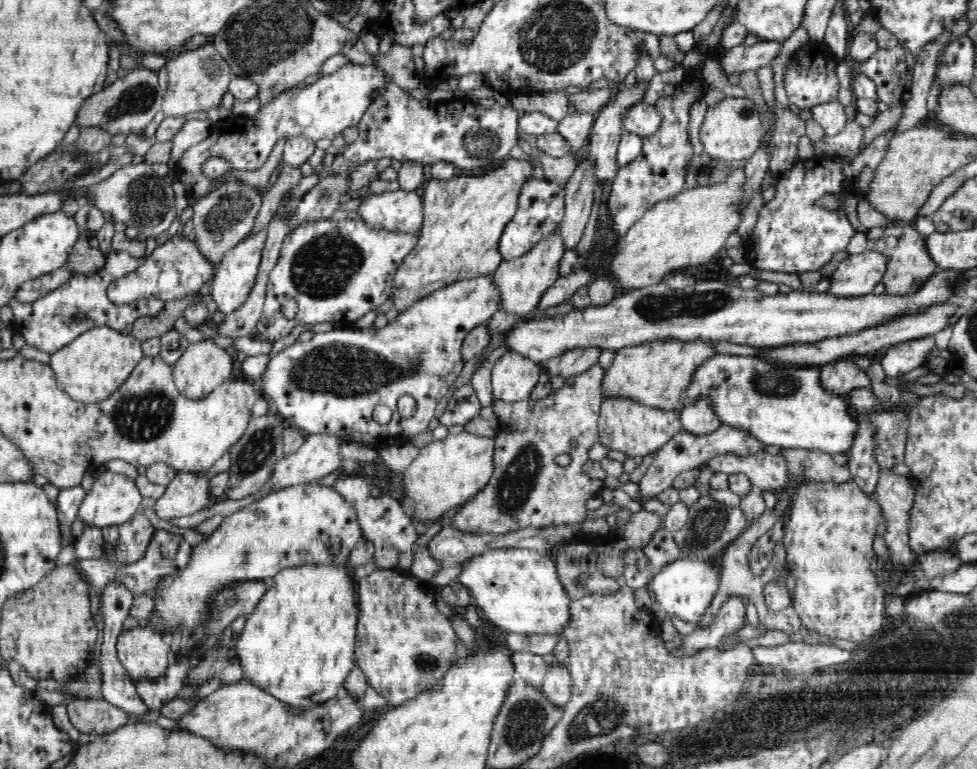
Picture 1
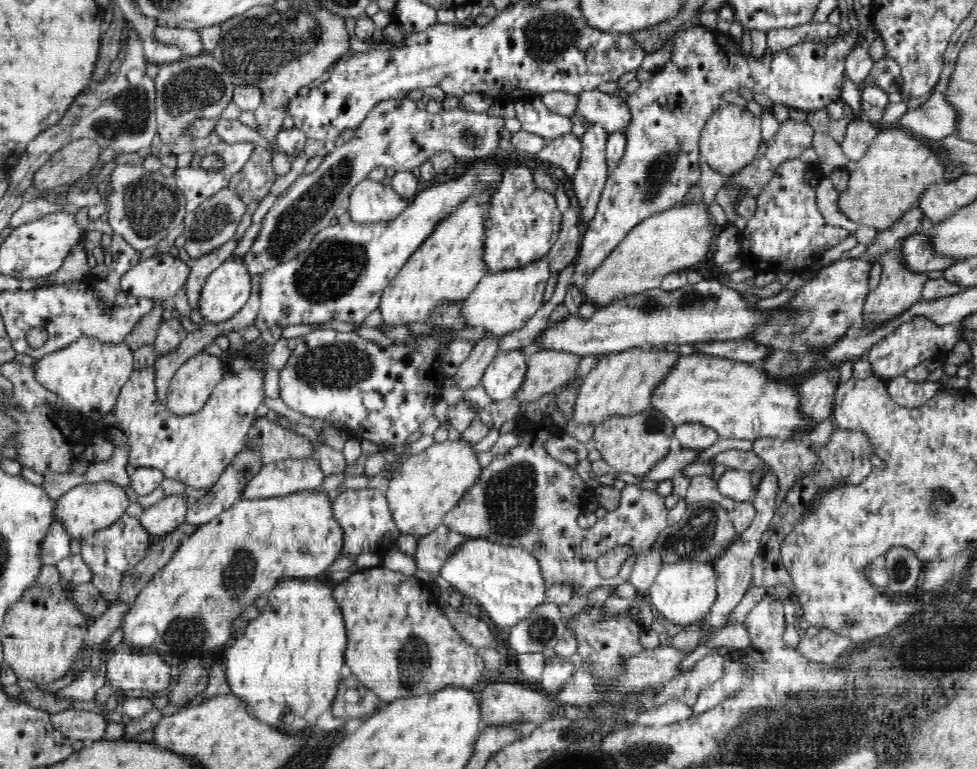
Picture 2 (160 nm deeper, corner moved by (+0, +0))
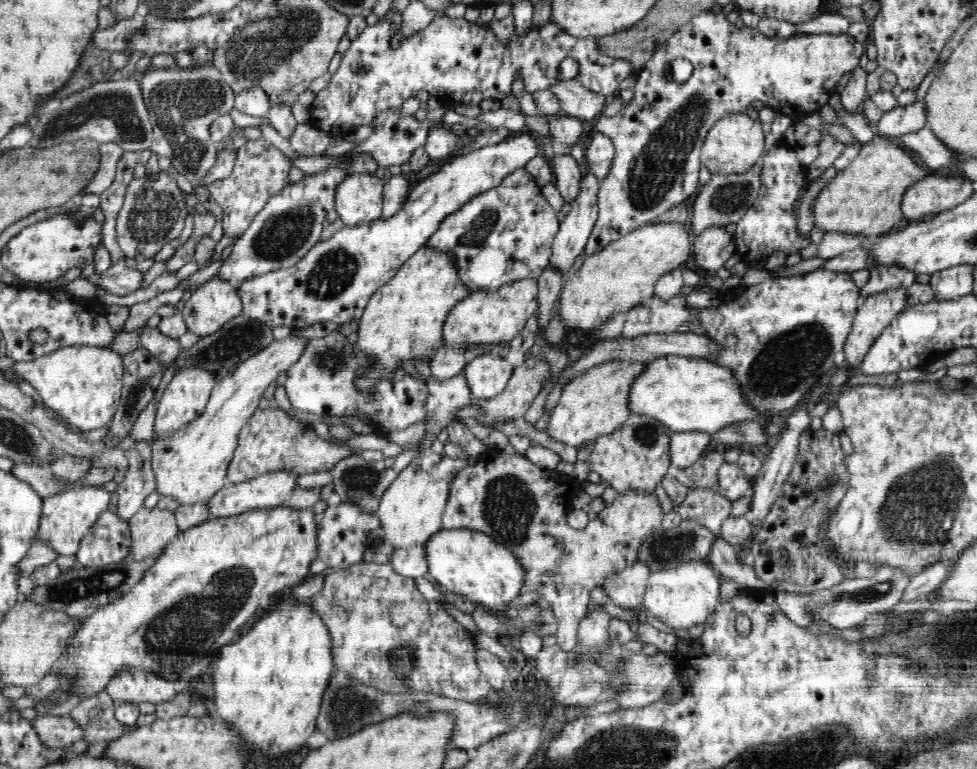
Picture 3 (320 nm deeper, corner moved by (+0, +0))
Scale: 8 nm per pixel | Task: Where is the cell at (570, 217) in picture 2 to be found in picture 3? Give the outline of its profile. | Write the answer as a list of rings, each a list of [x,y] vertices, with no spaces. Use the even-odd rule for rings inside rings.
[[[546,266],[540,273],[538,280],[538,327],[542,330],[548,326],[552,319],[552,312],[558,309],[558,303],[564,277],[553,268]]]

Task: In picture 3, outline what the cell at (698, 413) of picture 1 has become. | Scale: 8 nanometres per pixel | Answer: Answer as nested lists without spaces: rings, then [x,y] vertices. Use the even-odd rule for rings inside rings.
[[[694,431],[674,432],[669,437],[671,463],[678,469],[692,466],[713,440],[709,433]]]

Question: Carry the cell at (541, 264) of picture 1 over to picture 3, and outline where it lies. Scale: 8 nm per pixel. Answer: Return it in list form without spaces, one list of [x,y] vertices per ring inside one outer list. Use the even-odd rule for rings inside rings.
[[[526,278],[512,283],[507,283],[496,291],[470,292],[467,298],[458,302],[453,310],[450,310],[446,322],[444,322],[442,347],[466,352],[470,347],[510,343],[513,338],[526,326],[529,319],[535,316],[538,308],[538,280]]]

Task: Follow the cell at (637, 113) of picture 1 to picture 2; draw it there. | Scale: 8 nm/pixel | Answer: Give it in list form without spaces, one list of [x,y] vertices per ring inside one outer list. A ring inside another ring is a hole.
[[[584,91],[577,94],[577,102],[576,114],[587,125],[601,125],[610,133],[622,130],[632,118],[625,100],[618,94]]]

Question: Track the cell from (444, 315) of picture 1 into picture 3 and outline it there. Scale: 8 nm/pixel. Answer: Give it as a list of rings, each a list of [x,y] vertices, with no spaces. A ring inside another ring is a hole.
[[[334,331],[323,338],[308,340],[303,356],[287,370],[284,388],[291,406],[306,413],[326,414],[328,417],[364,414],[372,421],[374,432],[386,434],[422,422],[426,416],[428,396],[425,379],[420,376],[414,377],[404,370],[384,370],[382,378],[374,382],[370,396],[359,392],[355,382],[365,371],[362,367],[364,357],[360,357],[360,351],[356,356],[353,355],[346,338],[346,335]]]

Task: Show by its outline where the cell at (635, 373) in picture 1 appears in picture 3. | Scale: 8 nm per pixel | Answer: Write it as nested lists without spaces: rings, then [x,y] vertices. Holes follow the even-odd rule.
[[[610,361],[588,368],[582,376],[572,379],[561,392],[553,408],[548,434],[558,440],[580,449],[582,444],[595,440],[619,429],[632,413],[629,409],[629,392],[633,380],[641,375],[648,362]]]

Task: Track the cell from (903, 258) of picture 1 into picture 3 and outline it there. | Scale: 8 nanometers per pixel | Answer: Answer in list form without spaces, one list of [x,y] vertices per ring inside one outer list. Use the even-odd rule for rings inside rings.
[[[908,290],[874,294],[860,304],[845,342],[844,367],[856,370],[884,329],[909,306]]]

